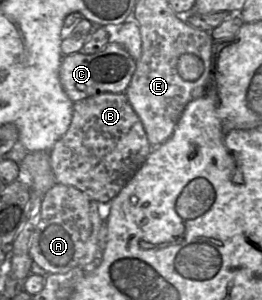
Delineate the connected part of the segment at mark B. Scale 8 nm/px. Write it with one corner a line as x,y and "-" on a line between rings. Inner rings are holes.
103,92
74,102
70,126
49,154
56,184
74,186
85,193
90,201
109,204
136,173
153,148
125,92

